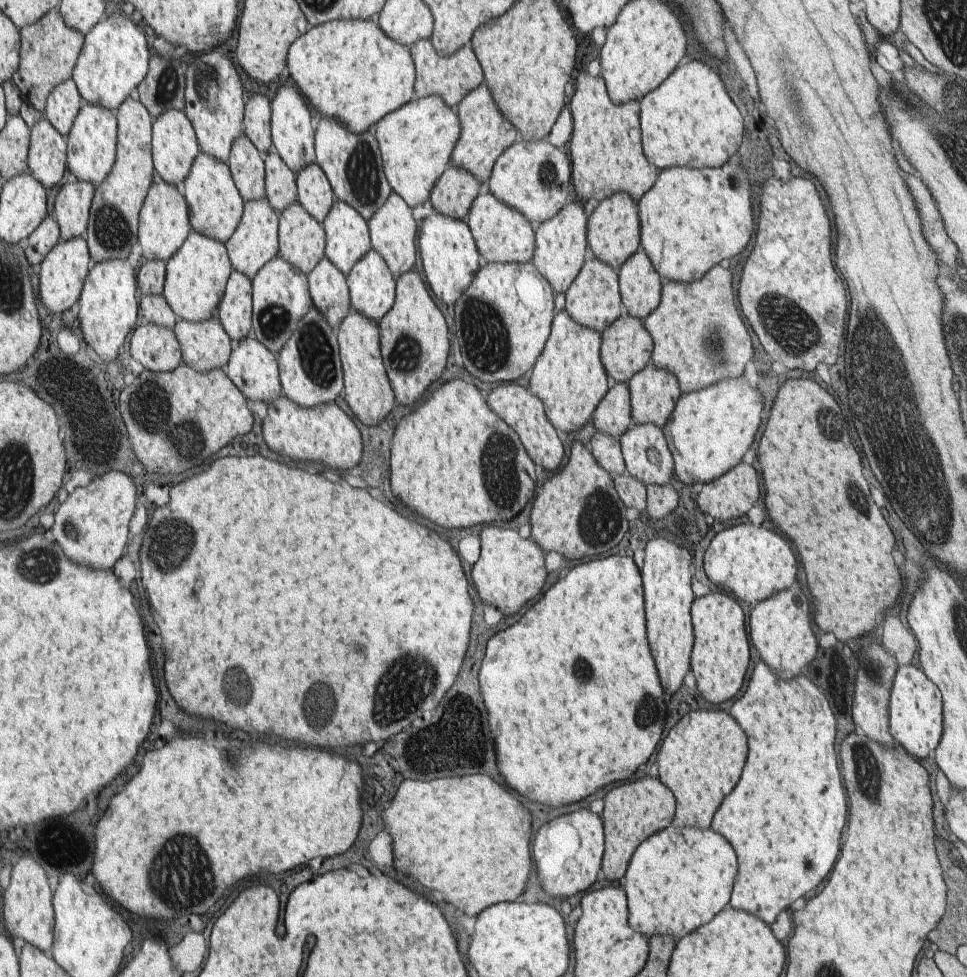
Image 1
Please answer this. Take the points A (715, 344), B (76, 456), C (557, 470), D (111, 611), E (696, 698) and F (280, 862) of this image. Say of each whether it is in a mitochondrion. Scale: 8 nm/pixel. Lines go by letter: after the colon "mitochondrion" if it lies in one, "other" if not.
A: mitochondrion
B: other
C: other
D: other
E: other
F: other

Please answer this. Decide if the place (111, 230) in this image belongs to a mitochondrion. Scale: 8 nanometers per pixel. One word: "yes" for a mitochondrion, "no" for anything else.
yes

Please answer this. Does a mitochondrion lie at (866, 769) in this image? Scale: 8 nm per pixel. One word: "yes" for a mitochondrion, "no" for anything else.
yes

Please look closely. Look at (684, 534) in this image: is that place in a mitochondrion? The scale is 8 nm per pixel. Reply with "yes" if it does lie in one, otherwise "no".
no

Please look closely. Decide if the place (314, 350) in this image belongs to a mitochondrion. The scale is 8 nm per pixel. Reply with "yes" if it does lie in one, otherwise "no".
yes

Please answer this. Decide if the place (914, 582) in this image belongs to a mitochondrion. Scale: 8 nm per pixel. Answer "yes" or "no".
no

